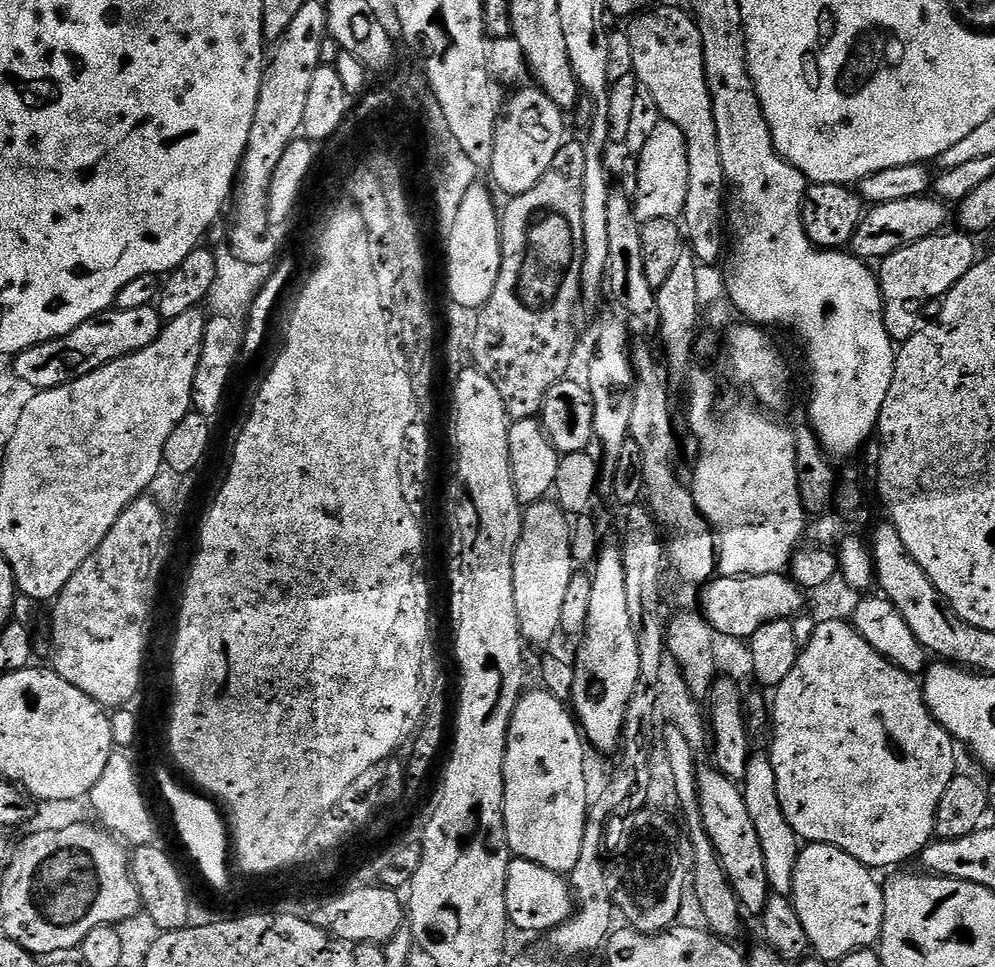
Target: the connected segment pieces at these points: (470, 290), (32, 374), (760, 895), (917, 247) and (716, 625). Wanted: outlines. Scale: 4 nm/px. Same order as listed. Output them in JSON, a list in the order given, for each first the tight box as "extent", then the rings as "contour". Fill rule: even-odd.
[{"extent":[444,182,502,310],"contour":[[[477,182],[470,186],[466,191],[466,196],[462,199],[462,204],[458,209],[458,218],[455,219],[454,230],[451,230],[450,233],[446,236],[446,242],[448,245],[445,246],[444,252],[448,255],[448,292],[452,295],[452,300],[457,309],[467,309],[467,310],[479,310],[483,308],[486,302],[490,302],[490,294],[494,294],[494,286],[498,286],[498,274],[502,270],[502,242],[500,241],[500,217],[501,213],[498,211],[498,204],[492,201],[492,192],[493,189],[486,185],[483,182]]]},{"extent":[13,307,162,390],"contour":[[[113,307],[82,322],[82,326],[70,330],[70,334],[59,336],[50,342],[42,342],[38,346],[30,346],[24,352],[16,353],[13,370],[18,378],[30,382],[31,386],[38,390],[57,388],[74,382],[118,358],[129,356],[150,346],[150,342],[154,342],[160,336],[161,327],[162,317],[159,307],[138,310]]]},{"extent":[696,766,772,913],"contour":[[[715,766],[697,767],[696,781],[700,808],[704,812],[704,825],[714,842],[714,850],[718,850],[726,878],[740,899],[741,909],[745,913],[763,913],[772,887],[766,874],[766,858],[762,858],[762,842],[758,842],[758,830],[754,830],[754,821],[746,810],[741,785],[722,774]]]},{"extent":[878,231,978,342],"contour":[[[945,231],[927,236],[894,254],[885,256],[878,264],[880,292],[884,296],[884,321],[894,342],[903,342],[922,327],[920,311],[931,300],[939,301],[974,267],[978,259],[976,244],[963,231]]]},{"extent":[699,574,805,641],"contour":[[[758,574],[757,576],[722,576],[703,585],[699,611],[712,631],[721,637],[732,636],[736,640],[747,641],[766,622],[792,620],[805,607],[805,593],[787,575]]]}]

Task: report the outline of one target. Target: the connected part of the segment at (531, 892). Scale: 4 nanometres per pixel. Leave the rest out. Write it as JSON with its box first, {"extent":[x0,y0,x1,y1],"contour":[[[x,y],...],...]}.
{"extent":[506,858,574,934],"contour":[[[514,858],[506,870],[506,914],[508,923],[520,932],[547,934],[569,920],[574,911],[574,893],[569,881],[529,860]]]}

